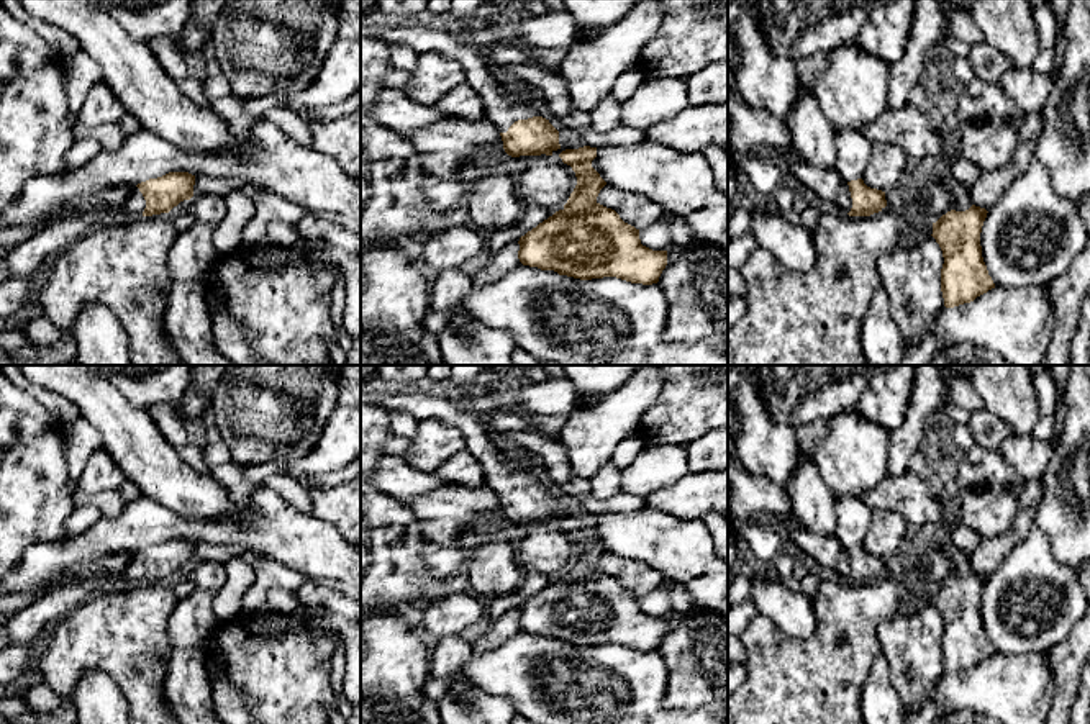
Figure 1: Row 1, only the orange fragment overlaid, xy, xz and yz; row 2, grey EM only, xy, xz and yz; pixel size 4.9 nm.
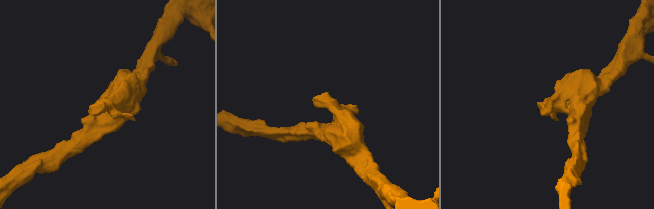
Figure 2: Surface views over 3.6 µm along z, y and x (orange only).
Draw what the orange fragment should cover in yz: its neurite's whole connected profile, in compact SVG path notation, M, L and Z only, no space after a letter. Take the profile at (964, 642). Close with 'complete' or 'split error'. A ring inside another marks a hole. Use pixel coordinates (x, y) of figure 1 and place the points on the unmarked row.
M972 572L965 578L951 577L933 590L933 604L944 624L941 658L946 675L974 668L995 655L982 624L980 600L987 577Z; complete

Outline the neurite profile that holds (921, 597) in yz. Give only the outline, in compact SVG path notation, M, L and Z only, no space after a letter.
M918 585L908 598L906 609L903 614L916 614L929 606L933 601L933 590L926 585Z

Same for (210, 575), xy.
M213 560L193 562L190 565L190 580L195 588L216 595L226 581L225 563Z

